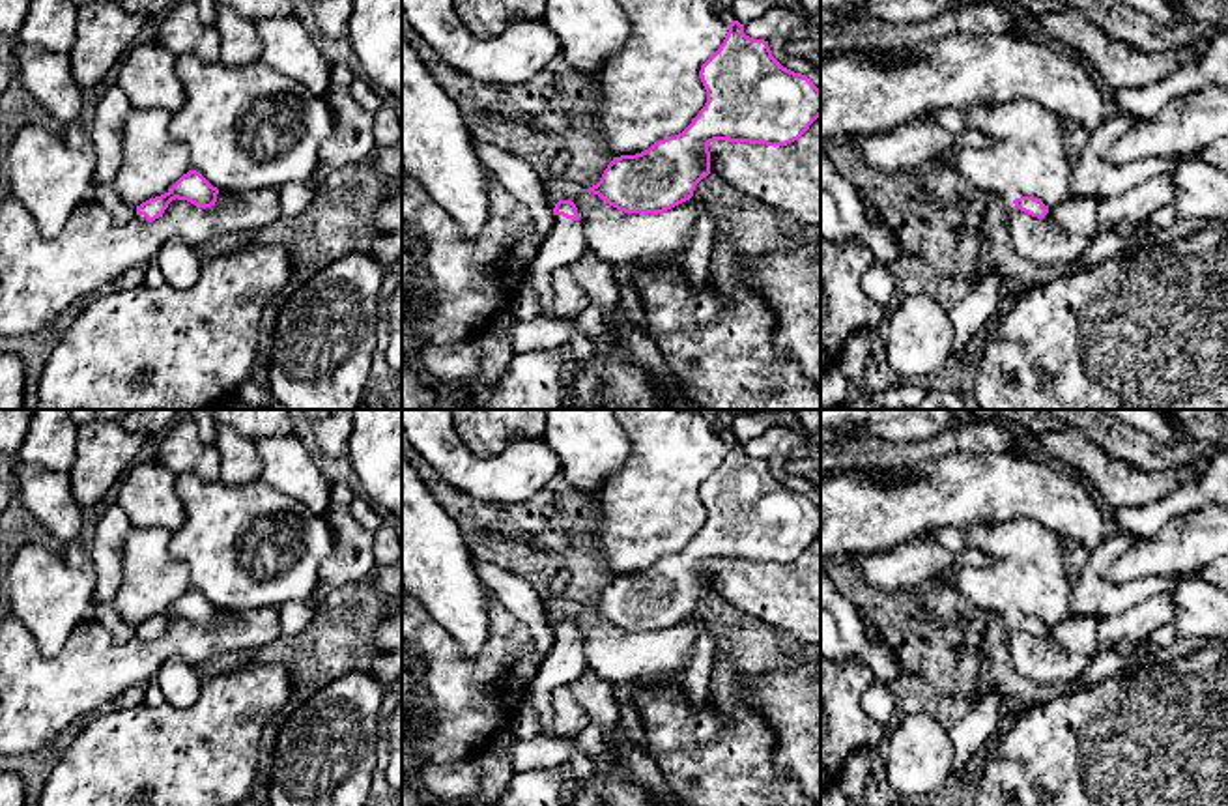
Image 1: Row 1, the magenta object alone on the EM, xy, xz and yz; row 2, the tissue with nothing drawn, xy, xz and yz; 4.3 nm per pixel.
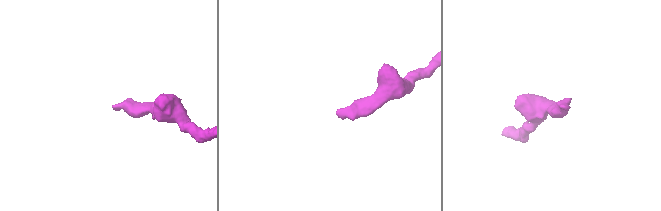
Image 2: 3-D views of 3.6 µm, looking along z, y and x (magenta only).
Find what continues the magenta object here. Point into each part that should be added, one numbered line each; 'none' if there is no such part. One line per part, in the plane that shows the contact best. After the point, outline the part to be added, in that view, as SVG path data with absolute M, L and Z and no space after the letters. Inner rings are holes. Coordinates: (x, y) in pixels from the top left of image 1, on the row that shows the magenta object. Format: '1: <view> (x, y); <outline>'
1: xz (561, 247); M555 215L555 223L548 237L529 266L531 284L535 288L540 316L548 310L553 299L551 275L563 266L576 262L581 249L578 221Z

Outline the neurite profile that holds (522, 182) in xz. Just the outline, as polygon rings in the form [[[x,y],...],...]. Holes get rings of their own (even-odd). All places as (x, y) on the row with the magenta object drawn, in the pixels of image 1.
[[[473,140],[480,163],[507,187],[507,191],[527,208],[536,232],[546,239],[553,228],[555,215],[546,204],[544,181],[520,157]]]

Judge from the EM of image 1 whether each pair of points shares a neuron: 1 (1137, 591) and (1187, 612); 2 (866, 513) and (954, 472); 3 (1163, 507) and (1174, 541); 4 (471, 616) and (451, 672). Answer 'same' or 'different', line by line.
1: different
2: same
3: different
4: different

